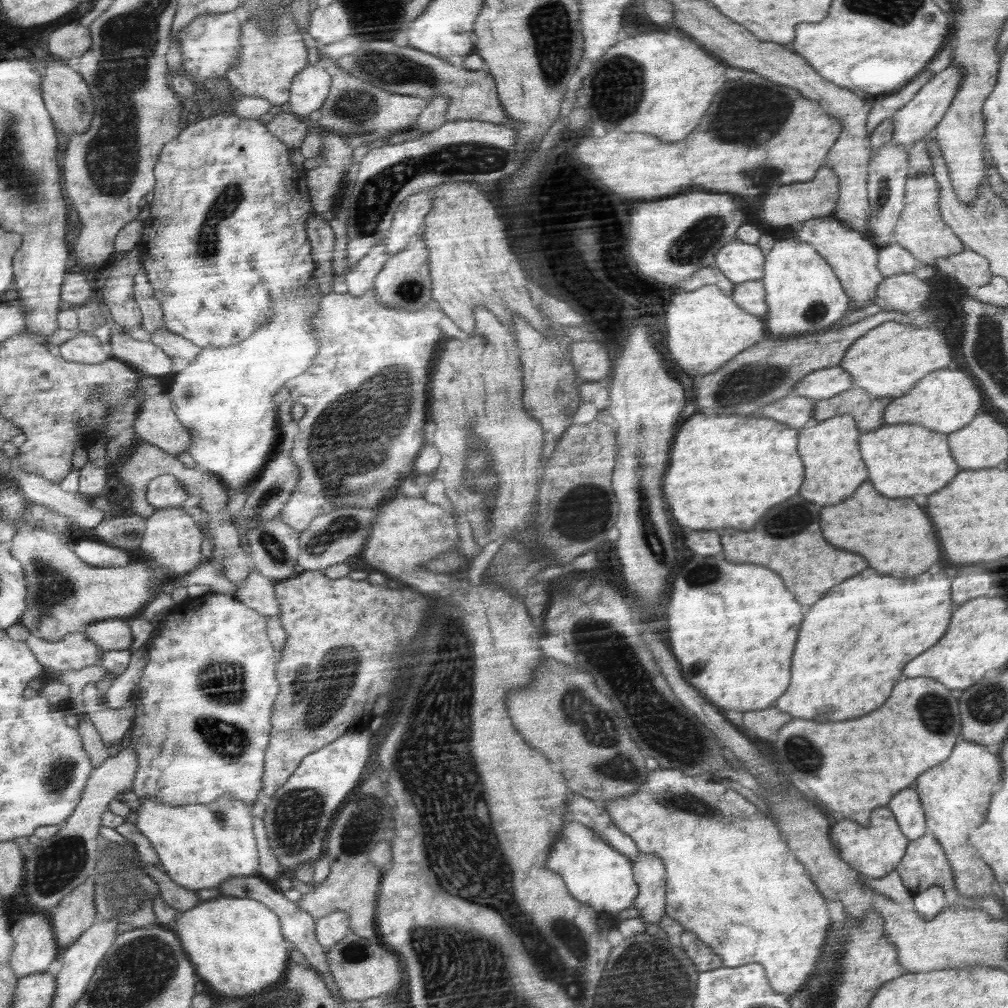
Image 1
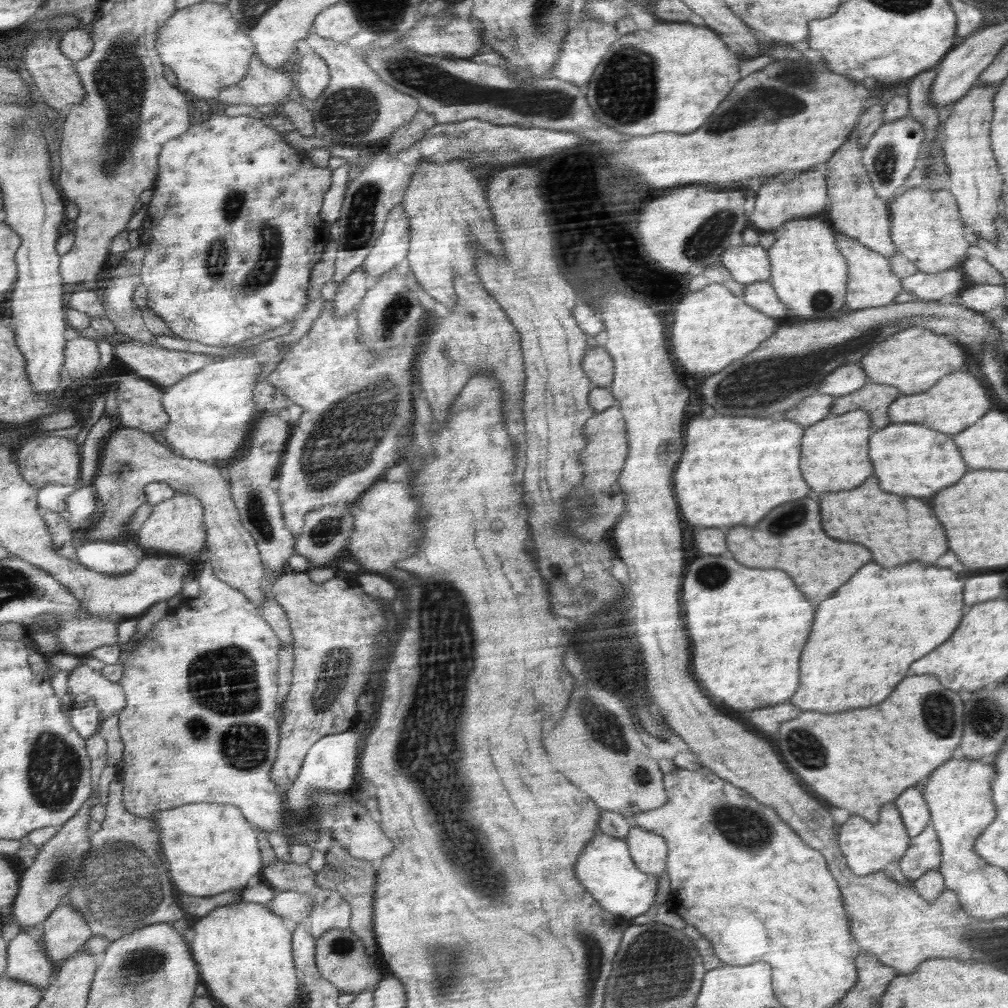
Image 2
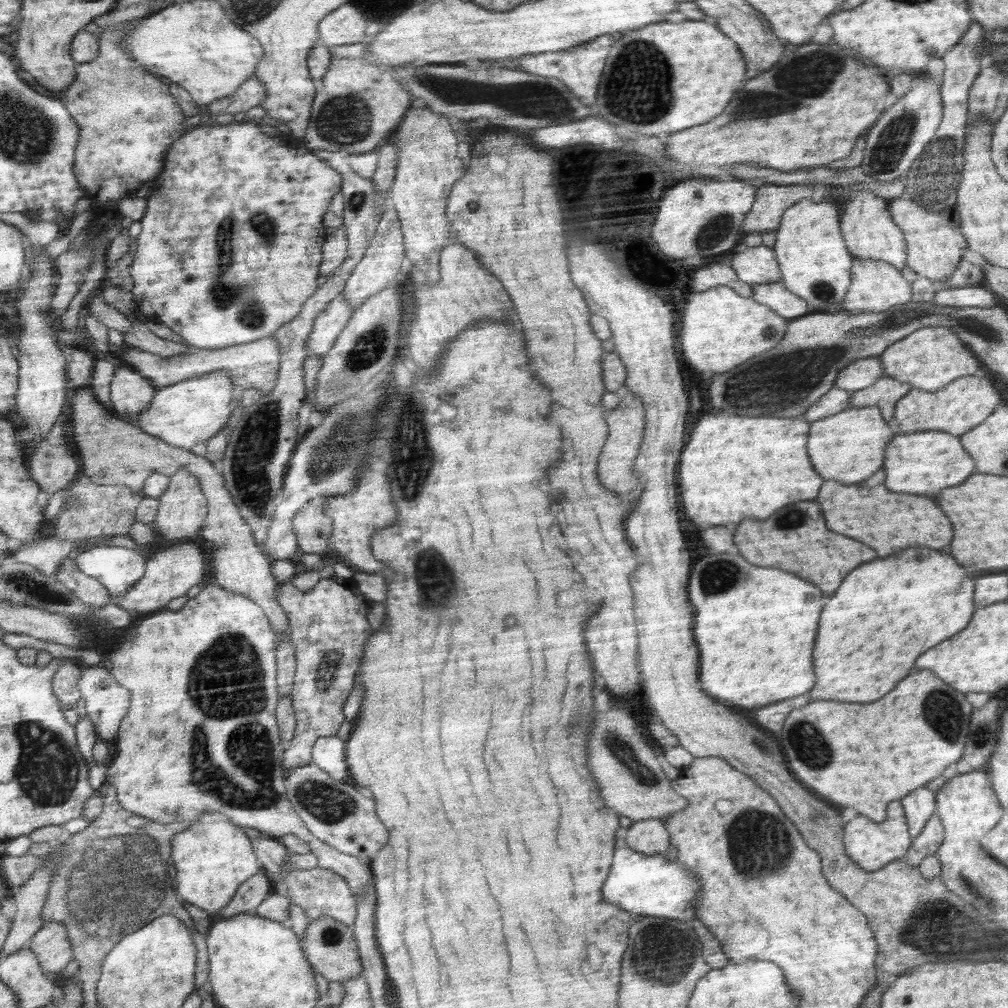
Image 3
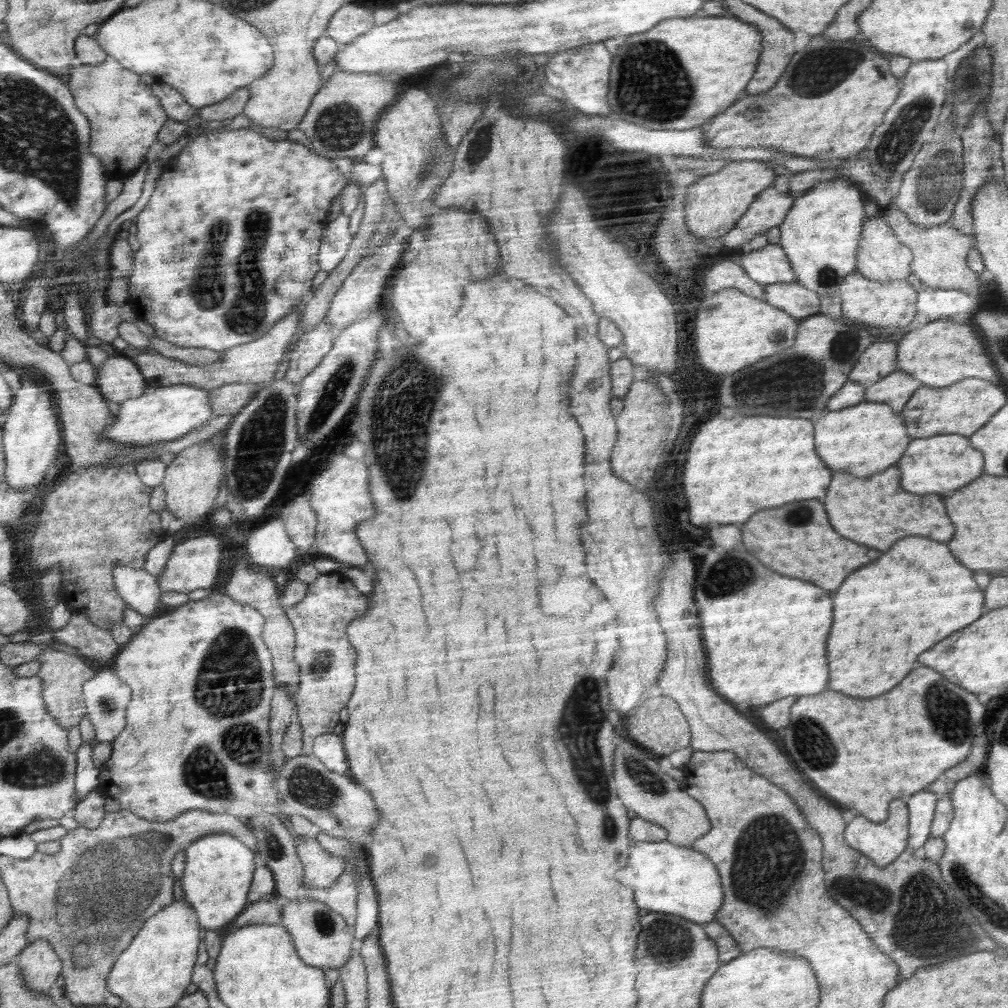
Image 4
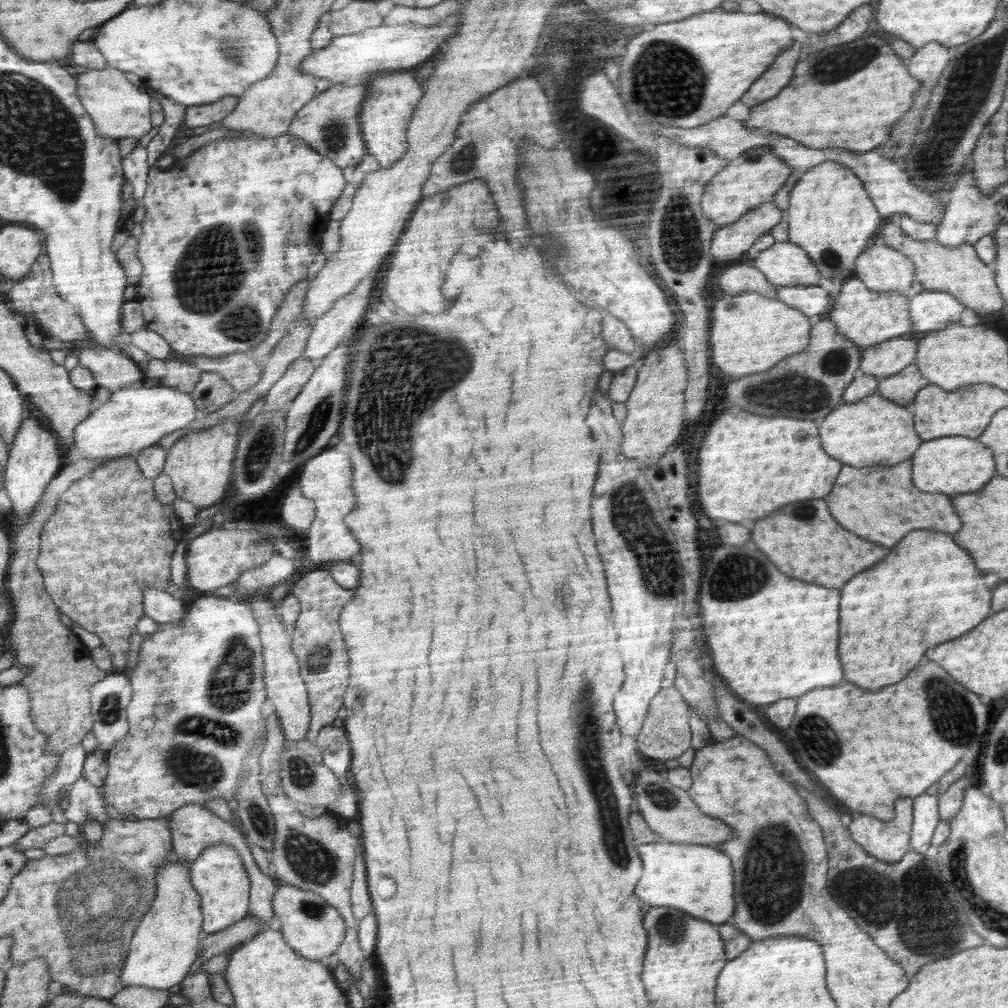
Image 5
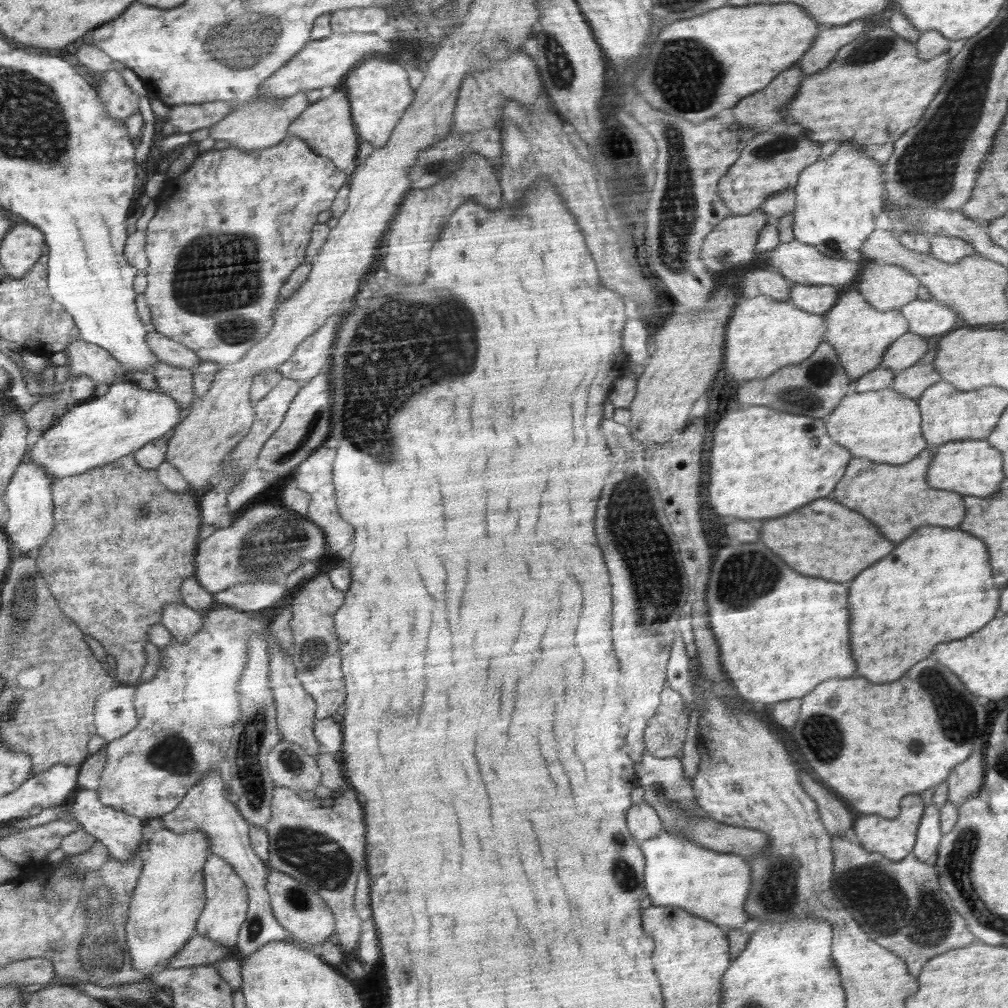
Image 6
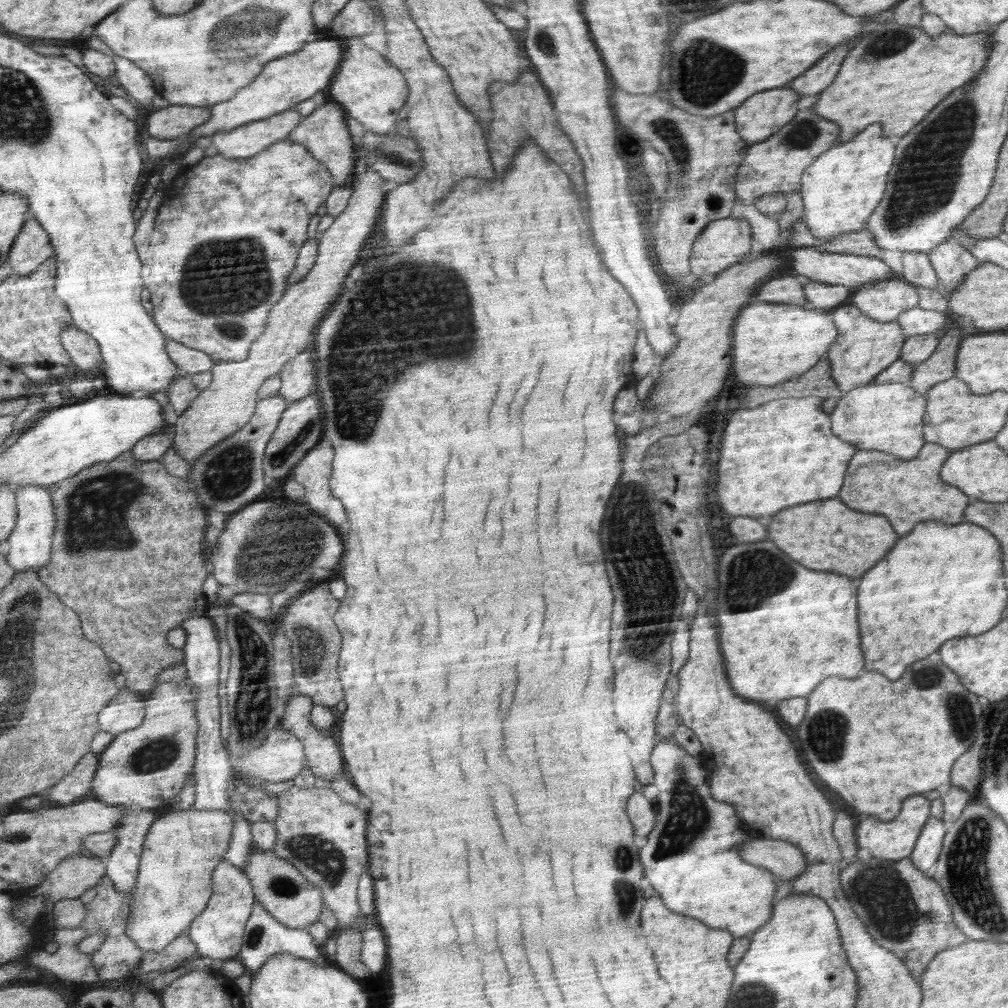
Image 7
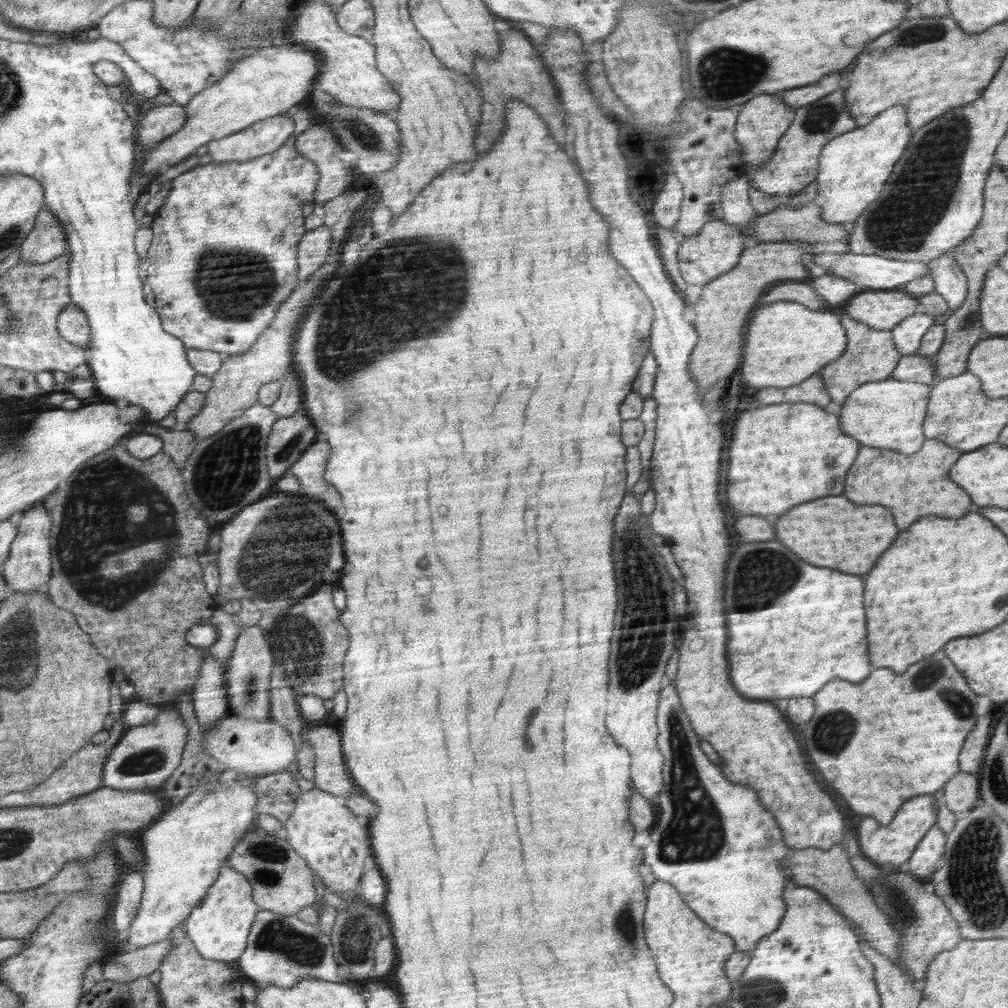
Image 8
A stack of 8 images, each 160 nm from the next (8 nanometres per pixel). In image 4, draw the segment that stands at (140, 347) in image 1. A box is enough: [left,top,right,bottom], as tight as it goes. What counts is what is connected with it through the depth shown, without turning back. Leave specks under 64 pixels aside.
[134,303,299,389]

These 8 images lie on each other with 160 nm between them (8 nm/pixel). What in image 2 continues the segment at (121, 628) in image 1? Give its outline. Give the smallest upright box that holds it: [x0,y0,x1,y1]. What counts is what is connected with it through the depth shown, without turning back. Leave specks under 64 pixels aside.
[55,616,118,655]

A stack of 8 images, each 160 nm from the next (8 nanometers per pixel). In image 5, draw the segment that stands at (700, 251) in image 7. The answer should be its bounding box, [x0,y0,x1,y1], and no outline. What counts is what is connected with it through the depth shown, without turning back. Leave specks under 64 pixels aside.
[711,202,784,260]

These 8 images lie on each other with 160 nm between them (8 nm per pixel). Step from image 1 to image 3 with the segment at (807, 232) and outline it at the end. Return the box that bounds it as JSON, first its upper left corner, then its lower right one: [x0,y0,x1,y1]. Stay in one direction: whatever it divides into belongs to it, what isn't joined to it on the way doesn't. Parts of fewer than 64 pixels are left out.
[843,258,912,313]

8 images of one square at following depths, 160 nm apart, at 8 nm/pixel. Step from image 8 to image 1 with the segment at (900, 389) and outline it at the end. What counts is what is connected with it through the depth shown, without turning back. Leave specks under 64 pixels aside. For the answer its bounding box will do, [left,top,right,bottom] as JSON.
[799,414,868,506]

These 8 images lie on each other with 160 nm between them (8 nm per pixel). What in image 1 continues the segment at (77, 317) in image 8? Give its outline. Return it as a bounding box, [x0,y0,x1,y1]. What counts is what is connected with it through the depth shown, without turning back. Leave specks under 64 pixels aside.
[134,389,191,457]

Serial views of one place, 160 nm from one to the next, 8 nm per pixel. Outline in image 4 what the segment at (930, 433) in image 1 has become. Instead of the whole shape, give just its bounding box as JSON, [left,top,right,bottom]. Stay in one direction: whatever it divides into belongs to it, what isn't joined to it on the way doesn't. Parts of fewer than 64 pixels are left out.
[896,434,986,494]

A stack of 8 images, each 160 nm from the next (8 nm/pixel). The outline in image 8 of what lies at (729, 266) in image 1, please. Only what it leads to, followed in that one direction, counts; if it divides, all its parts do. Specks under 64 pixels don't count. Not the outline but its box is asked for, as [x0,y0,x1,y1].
[810,253,931,290]

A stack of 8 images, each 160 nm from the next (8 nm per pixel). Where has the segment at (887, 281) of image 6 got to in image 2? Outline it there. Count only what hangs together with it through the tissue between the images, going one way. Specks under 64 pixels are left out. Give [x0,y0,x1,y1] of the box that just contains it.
[825,138,897,257]

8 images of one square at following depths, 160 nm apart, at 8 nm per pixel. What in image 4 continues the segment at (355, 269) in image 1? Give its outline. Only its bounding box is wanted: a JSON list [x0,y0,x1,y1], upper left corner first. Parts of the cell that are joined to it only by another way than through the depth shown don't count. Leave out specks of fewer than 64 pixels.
[283,320,336,385]

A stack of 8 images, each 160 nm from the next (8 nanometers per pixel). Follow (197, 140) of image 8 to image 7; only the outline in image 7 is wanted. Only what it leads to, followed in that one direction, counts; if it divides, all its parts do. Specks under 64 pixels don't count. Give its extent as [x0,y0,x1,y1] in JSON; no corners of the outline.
[185,36,343,142]

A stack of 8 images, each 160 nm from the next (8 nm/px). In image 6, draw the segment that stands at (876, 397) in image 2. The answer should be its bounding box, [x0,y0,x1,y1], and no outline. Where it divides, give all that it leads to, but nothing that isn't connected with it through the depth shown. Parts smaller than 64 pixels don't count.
[890,345,942,399]

